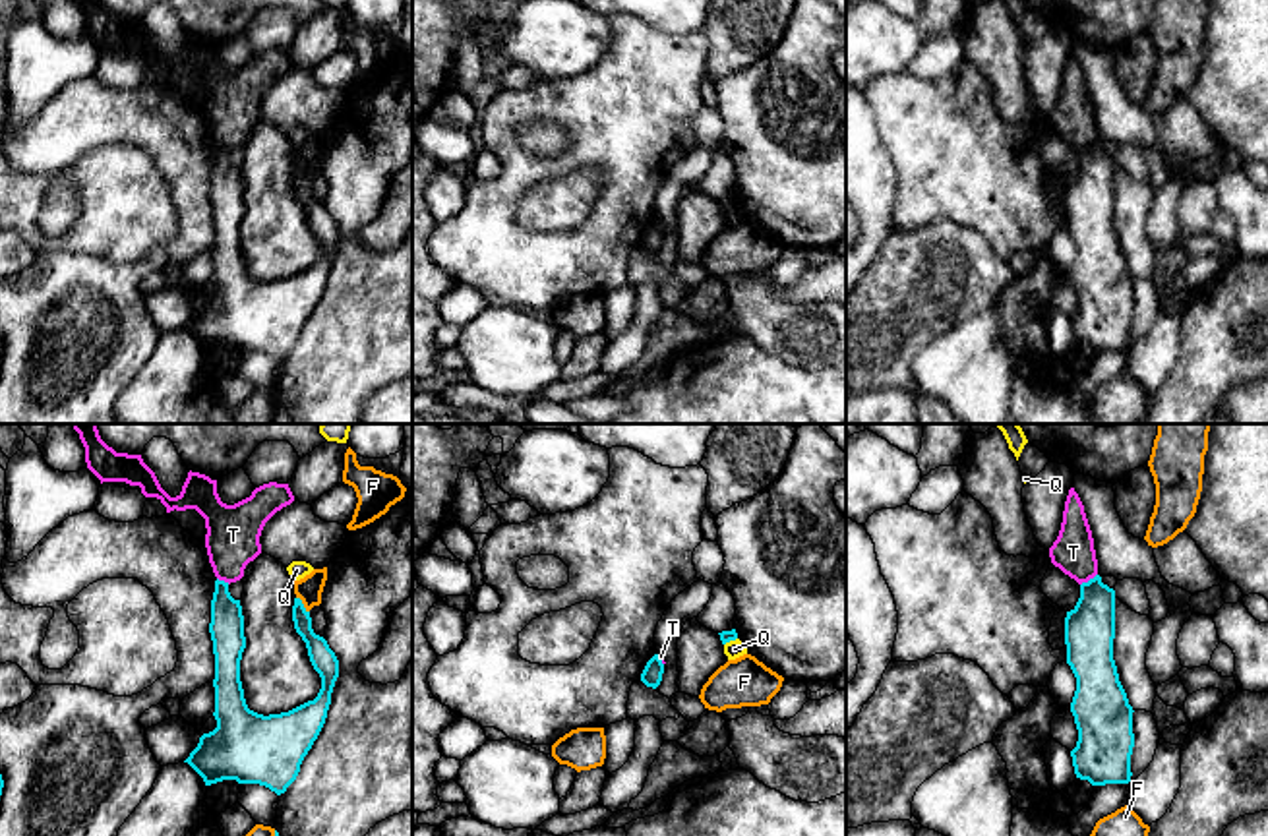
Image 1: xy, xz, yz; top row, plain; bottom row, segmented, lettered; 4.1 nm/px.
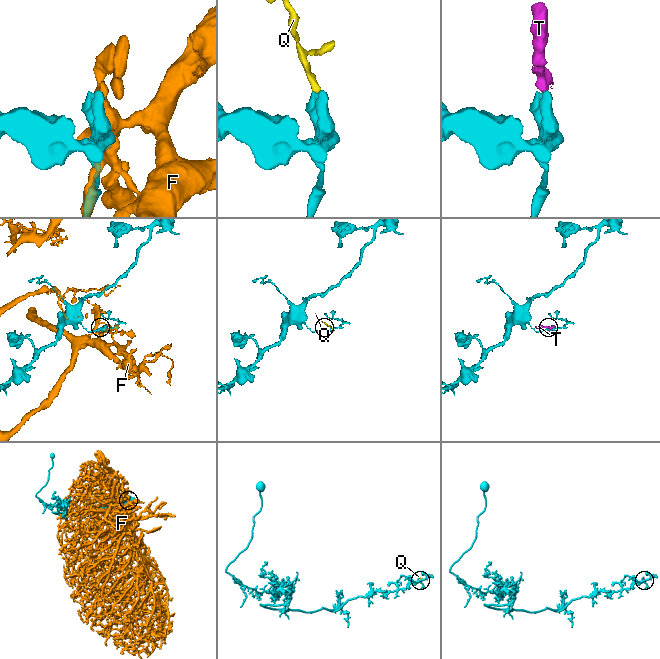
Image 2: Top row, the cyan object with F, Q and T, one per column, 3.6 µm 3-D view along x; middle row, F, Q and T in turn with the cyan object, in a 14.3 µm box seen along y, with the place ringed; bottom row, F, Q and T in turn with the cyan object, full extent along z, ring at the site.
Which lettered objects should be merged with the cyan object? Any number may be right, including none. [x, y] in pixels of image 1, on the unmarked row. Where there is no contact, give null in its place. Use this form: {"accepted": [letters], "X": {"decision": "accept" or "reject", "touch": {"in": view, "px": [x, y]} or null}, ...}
{"accepted": [], "F": {"decision": "reject", "touch": {"in": "xy", "px": [302, 171]}}, "Q": {"decision": "reject", "touch": {"in": "xz", "px": [730, 206]}}, "T": {"decision": "reject", "touch": {"in": "yz", "px": [1090, 146]}}}

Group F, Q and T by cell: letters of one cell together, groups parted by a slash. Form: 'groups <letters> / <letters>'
groups F T / Q

